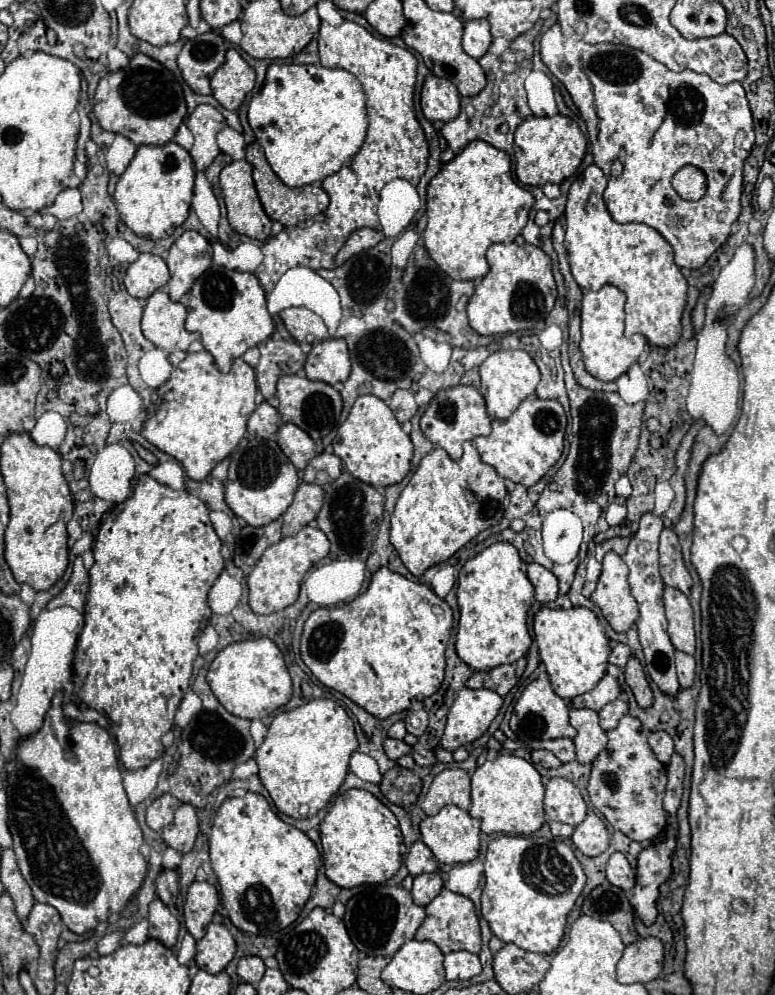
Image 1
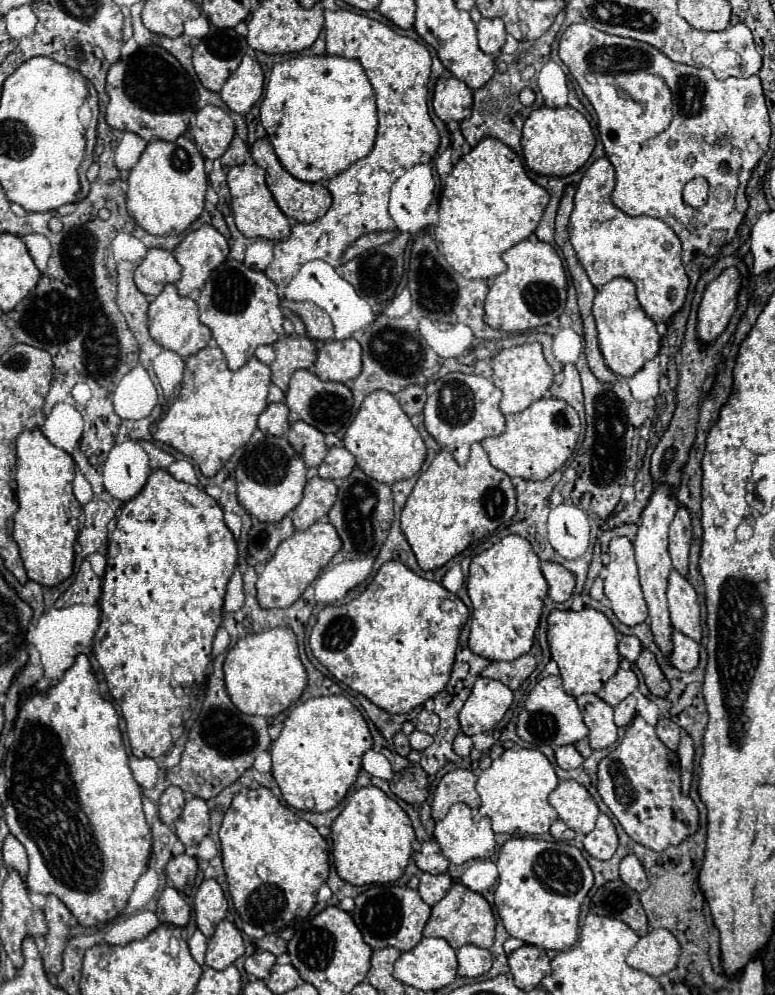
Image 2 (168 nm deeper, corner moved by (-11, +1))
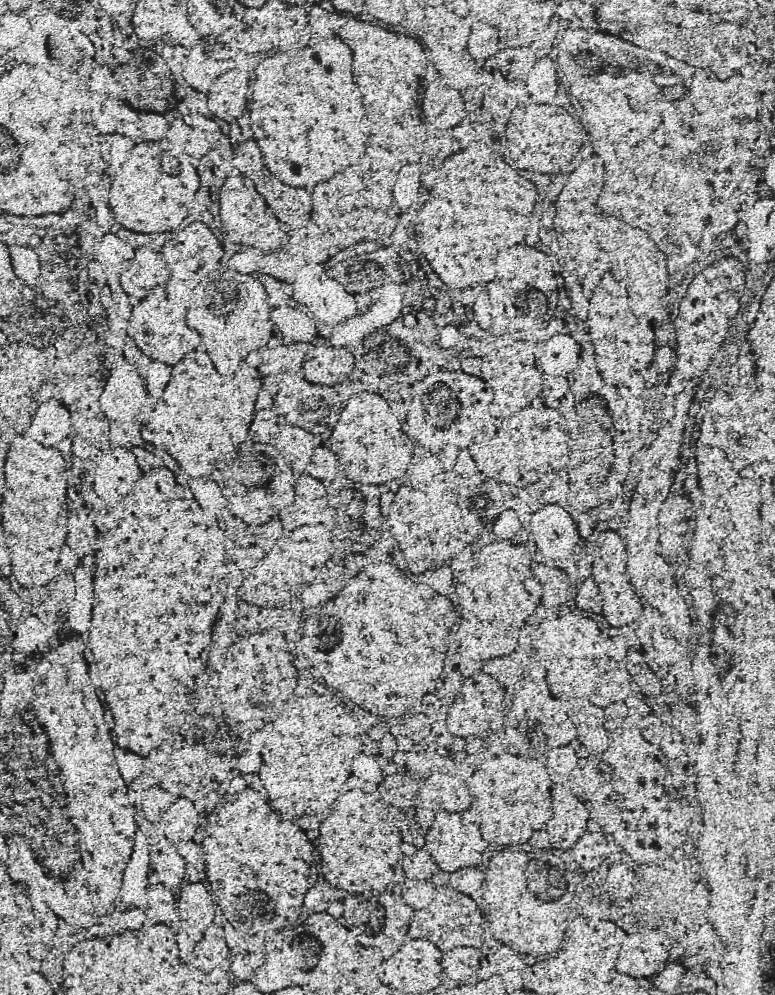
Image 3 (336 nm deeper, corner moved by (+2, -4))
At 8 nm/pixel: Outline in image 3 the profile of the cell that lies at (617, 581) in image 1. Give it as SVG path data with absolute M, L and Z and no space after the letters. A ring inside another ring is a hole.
M612 530L600 532L600 536L596 538L592 556L594 556L594 564L590 566L588 574L602 592L602 598L604 598L602 600L602 616L614 628L632 626L638 620L644 606L642 606L642 600L640 600L638 592L630 584L630 576L628 576L628 570L626 570L626 550L624 550L622 538Z

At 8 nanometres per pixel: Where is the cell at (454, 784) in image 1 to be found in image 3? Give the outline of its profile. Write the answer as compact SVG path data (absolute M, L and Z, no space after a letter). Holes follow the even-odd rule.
M434 770L426 784L418 790L416 800L416 820L418 824L428 830L434 822L436 812L464 812L470 808L470 794L464 782L458 776L452 776L442 770Z

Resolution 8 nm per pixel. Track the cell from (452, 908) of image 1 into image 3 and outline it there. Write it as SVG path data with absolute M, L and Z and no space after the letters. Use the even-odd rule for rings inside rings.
M440 884L434 890L434 900L420 908L410 924L410 938L424 938L434 942L442 952L458 946L482 948L482 912L476 908L470 896L464 896L450 884Z

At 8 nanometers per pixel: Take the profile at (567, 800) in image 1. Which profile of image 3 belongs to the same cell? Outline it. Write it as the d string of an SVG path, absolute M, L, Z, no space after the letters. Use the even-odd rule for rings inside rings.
M552 786L550 792L554 814L546 822L544 830L548 832L548 838L554 848L570 848L574 846L580 836L586 832L586 824L590 820L588 808L568 790L562 786Z

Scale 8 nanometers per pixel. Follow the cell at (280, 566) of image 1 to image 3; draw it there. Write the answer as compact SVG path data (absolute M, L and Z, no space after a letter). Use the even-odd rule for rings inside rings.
M318 524L318 526L300 526L292 532L284 532L276 544L272 544L270 552L260 560L248 574L244 584L238 588L236 598L256 606L256 608L278 608L282 606L300 586L312 582L318 574L320 566L326 566L326 562L334 554L334 544L330 538L330 532Z

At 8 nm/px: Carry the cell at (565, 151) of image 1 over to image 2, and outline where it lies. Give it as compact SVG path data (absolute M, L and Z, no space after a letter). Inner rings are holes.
M539 107L533 109L523 125L523 157L531 171L539 175L565 177L585 165L595 147L595 135L589 121L573 107Z

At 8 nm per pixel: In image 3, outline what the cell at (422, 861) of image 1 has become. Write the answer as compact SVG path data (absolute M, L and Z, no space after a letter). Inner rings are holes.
M421 848L410 856L404 856L401 868L410 880L428 880L430 878L430 854Z

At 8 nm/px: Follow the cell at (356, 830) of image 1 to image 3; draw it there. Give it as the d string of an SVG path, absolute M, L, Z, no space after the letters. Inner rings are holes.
M348 790L336 806L326 814L324 822L320 824L320 838L318 838L318 848L320 848L320 866L318 872L320 876L350 894L362 894L368 890L384 890L392 878L394 878L394 866L400 860L400 834L394 830L393 820L385 805L375 796L364 794L362 790Z

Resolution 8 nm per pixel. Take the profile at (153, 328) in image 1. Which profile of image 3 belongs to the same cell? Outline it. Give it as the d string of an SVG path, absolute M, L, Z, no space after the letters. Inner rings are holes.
M162 286L152 288L148 292L148 296L134 306L130 322L132 322L132 330L134 330L132 340L134 340L136 348L150 360L160 360L160 362L174 366L184 358L184 354L196 350L200 344L198 334L194 334L186 326L182 302L170 302L166 298L166 292Z

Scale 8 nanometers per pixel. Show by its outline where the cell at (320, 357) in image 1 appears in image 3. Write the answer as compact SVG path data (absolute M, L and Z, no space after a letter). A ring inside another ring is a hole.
M330 344L314 346L302 366L302 378L312 384L334 386L350 376L354 368L354 356L346 348L334 348Z

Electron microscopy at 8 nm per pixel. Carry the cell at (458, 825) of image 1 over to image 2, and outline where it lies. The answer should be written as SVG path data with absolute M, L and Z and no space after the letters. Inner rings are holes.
M455 803L449 813L441 821L437 821L435 839L443 855L455 865L463 865L469 859L489 859L495 853L495 833L491 831L489 817L483 817L475 823L473 811L465 803Z

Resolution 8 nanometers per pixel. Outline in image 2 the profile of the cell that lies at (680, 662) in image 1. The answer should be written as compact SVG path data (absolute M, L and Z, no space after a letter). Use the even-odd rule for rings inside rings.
M679 631L671 633L671 643L673 643L669 657L671 665L681 671L693 671L699 661L699 645L687 635L681 635Z

